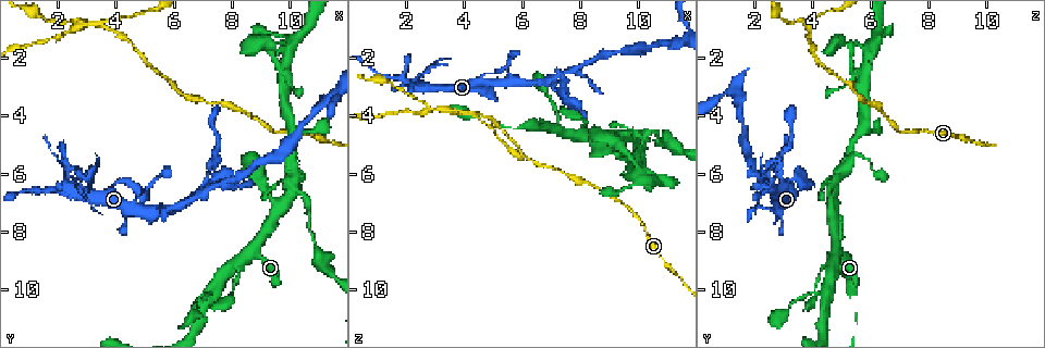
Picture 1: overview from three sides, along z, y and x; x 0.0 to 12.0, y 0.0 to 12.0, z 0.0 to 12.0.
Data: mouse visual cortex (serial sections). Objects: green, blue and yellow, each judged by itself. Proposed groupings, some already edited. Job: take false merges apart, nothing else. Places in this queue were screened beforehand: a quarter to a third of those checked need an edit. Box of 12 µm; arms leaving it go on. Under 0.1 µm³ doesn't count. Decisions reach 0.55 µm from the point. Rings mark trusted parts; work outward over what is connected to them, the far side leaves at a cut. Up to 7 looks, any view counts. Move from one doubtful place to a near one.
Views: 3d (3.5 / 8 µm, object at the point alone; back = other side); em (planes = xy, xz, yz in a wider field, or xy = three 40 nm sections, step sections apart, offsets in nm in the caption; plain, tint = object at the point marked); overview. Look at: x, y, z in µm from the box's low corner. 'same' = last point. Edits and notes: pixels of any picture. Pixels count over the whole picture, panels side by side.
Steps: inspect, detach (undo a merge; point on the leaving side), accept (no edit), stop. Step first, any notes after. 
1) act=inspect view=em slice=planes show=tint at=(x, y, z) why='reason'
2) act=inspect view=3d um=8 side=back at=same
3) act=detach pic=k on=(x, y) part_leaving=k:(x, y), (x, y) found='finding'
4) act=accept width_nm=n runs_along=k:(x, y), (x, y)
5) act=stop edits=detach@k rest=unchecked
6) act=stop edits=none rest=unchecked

act=inspect view=3d um=3.5 at=(2.3, 6.4, 3.0) why='sharp bend'

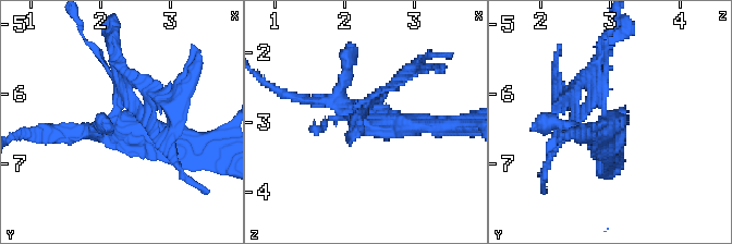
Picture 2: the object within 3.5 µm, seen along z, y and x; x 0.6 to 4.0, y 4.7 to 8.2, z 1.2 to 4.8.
act=inspect view=em slice=xy step=3 show=tint at=(2.35, 6.45, 3.05)

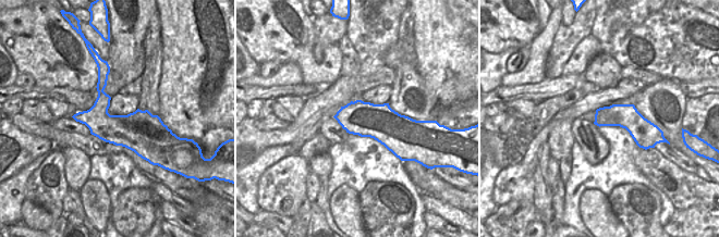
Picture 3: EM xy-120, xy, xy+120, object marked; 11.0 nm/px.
act=detach pic=2 on=(141, 82) part_leaving=2:(117, 102), (117, 45), (110, 28) found='two cells meet here'

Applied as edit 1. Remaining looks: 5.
act=inspect view=3d um=8 at=(2.8, 0.9, 3.8) why='a fork'

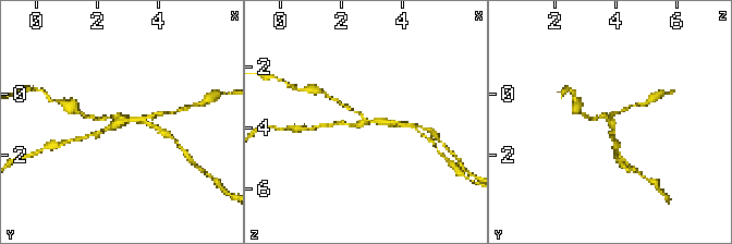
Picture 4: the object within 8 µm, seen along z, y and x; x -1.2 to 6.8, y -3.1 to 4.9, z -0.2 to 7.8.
act=inspect view=3d um=3.5 side=back at=(2.9, 0.9, 3.7) why='closer look'

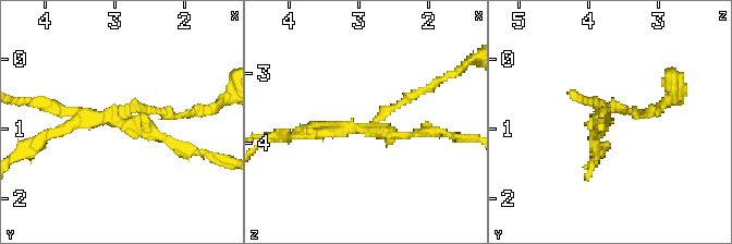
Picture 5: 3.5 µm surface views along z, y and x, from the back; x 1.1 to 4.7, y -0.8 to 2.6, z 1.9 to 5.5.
act=inspect view=em slice=xy step=2 show=tint at=(2.95, 0.90, 3.80) arms=3 arm_widths_nm=100,150,150

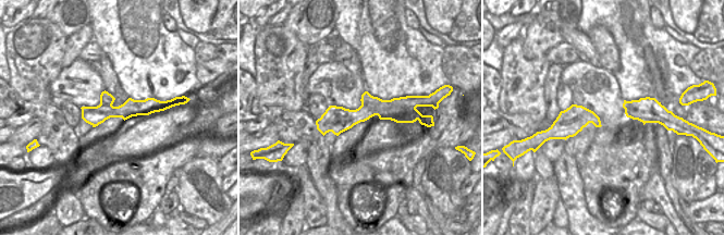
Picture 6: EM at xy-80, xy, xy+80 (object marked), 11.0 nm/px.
act=detach pic=5 on=(401, 135) found='two cells meet here'

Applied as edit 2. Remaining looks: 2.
act=stop edits=detach@2,detach@5 rest=unchecked

